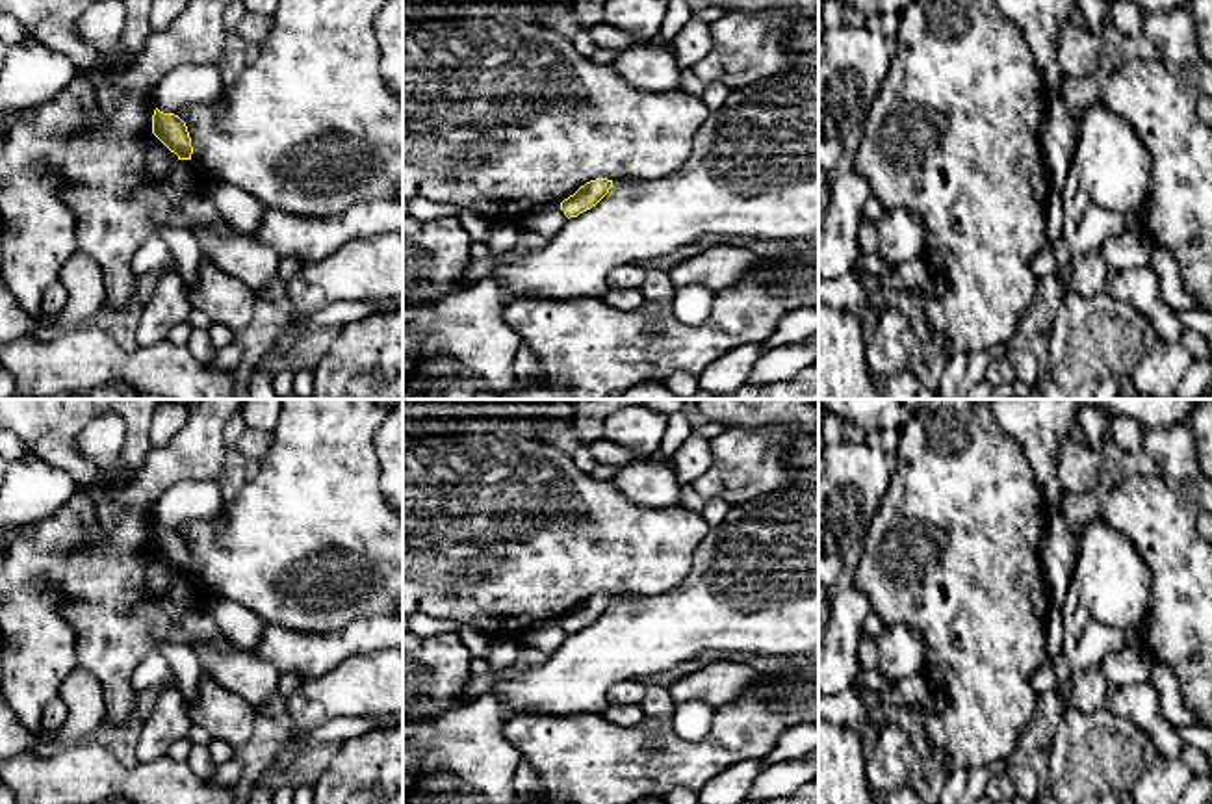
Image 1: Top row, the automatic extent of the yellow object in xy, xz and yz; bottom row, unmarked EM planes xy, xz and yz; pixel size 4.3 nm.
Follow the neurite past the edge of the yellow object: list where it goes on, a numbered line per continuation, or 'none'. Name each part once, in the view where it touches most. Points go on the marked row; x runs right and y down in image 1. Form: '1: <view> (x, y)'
none

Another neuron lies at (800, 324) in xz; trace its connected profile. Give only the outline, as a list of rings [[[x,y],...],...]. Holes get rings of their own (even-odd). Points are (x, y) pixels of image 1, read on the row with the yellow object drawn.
[[[796,308],[787,312],[772,336],[761,342],[763,353],[787,345],[796,344],[800,340],[811,338],[819,332],[819,308]]]

